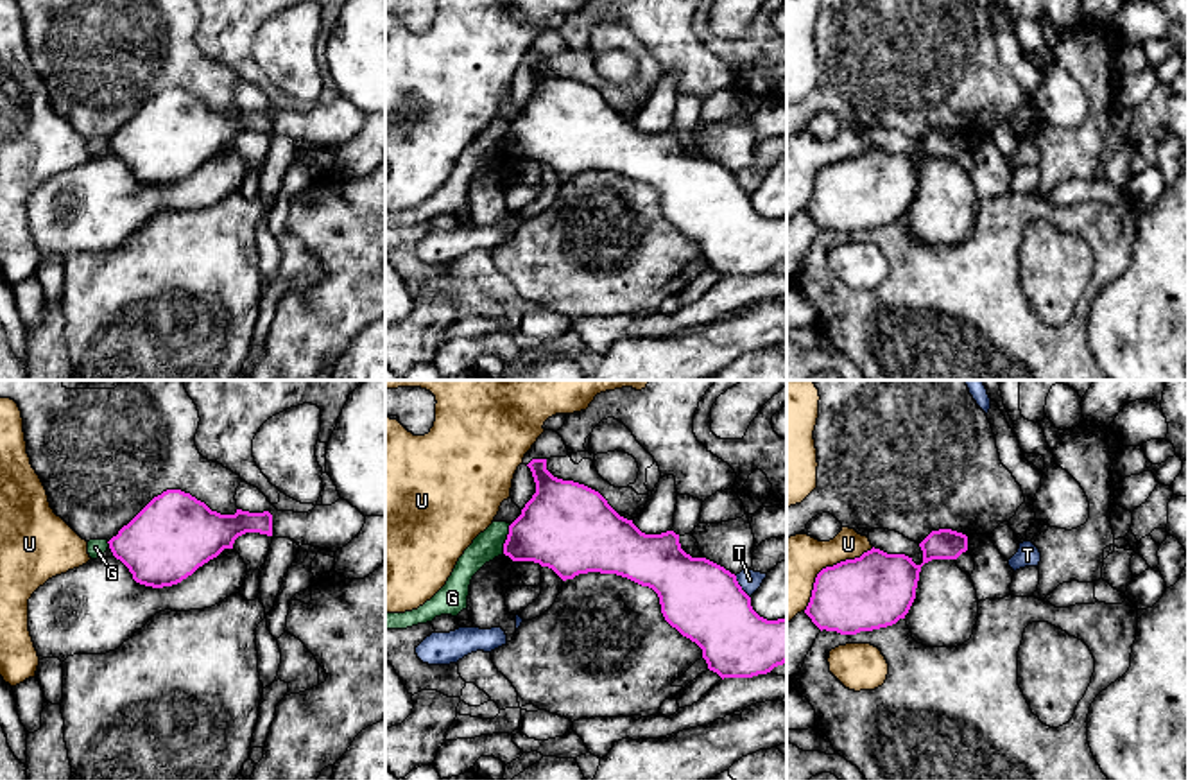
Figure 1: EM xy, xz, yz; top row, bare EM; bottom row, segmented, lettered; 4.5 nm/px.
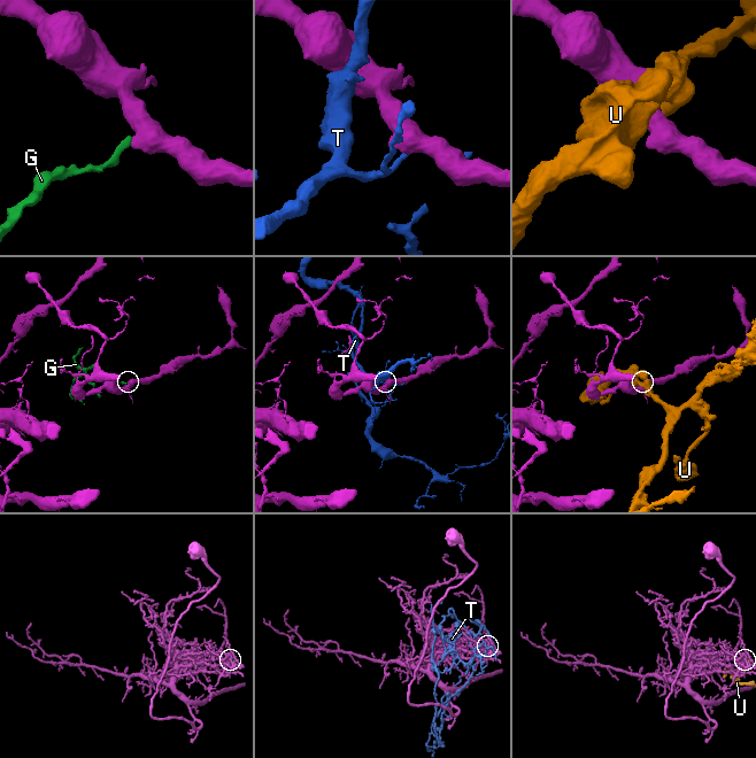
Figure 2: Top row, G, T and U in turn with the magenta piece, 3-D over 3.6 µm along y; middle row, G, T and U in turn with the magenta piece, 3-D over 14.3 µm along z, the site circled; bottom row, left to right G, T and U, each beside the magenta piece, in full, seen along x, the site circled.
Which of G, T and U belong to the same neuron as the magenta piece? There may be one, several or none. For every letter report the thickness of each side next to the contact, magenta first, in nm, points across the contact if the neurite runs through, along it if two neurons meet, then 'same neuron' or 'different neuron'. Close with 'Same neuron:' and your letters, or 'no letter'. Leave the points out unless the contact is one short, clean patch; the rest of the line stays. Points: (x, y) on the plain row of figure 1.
G: 380 nm thick on the magenta side, 130 nm on the other; border along xz (511, 122), (502, 151); different neuron
T: 360 nm thick on the magenta side, 90 nm on the other; different neuron
U: 340 nm thick on the magenta side, 280 nm on the other; different neuron
Same neuron: no letter

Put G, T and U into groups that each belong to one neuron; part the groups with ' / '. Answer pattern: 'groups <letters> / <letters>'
groups G / T / U

